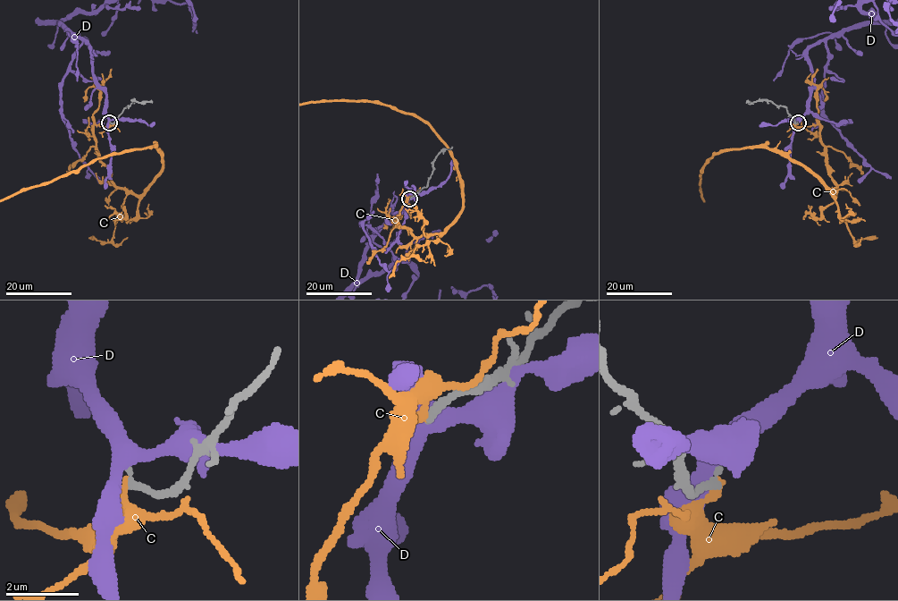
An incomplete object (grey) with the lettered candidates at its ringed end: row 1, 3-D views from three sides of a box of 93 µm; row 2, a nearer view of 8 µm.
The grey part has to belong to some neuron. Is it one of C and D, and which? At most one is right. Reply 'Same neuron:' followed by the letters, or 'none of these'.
Same neuron: none of these

